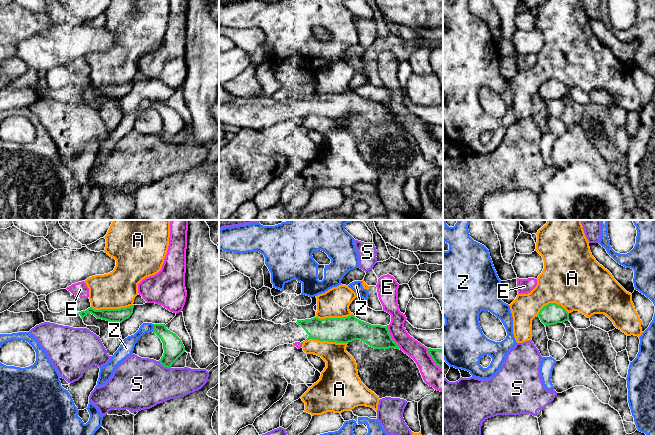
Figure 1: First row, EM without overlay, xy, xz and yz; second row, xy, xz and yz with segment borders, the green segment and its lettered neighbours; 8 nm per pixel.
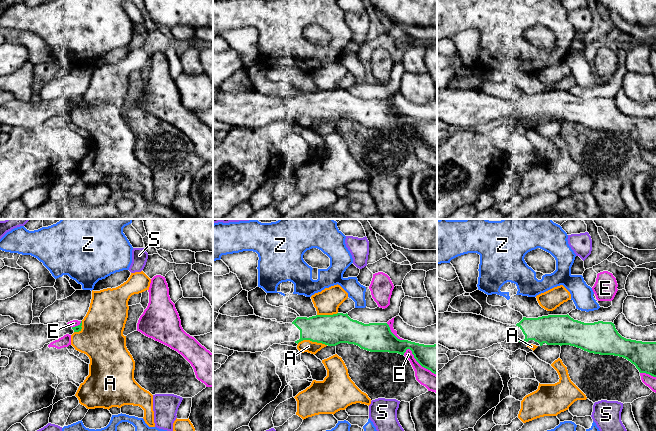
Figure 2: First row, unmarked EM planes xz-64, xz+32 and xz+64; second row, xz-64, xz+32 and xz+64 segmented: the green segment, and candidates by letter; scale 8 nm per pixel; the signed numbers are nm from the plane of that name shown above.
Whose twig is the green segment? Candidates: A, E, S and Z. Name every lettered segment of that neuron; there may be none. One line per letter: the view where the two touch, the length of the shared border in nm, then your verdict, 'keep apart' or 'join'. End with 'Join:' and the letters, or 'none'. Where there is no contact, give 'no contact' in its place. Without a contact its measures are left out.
A: contact in xz; length 360 nm; keep apart
E: contact in xz; length 220 nm; keep apart
S: contact in xy; length 120 nm; keep apart
Z: contact in xy; length 70 nm; keep apart
Join: none

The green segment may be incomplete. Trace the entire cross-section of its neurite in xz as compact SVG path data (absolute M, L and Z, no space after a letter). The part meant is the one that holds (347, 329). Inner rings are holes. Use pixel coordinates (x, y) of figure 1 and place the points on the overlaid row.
M354 315L325 319L314 317L284 325L263 318L233 320L227 327L219 329L219 346L257 355L263 351L272 351L279 345L295 342L303 344L309 339L336 343L361 340L374 349L400 349L387 326L371 325Z

